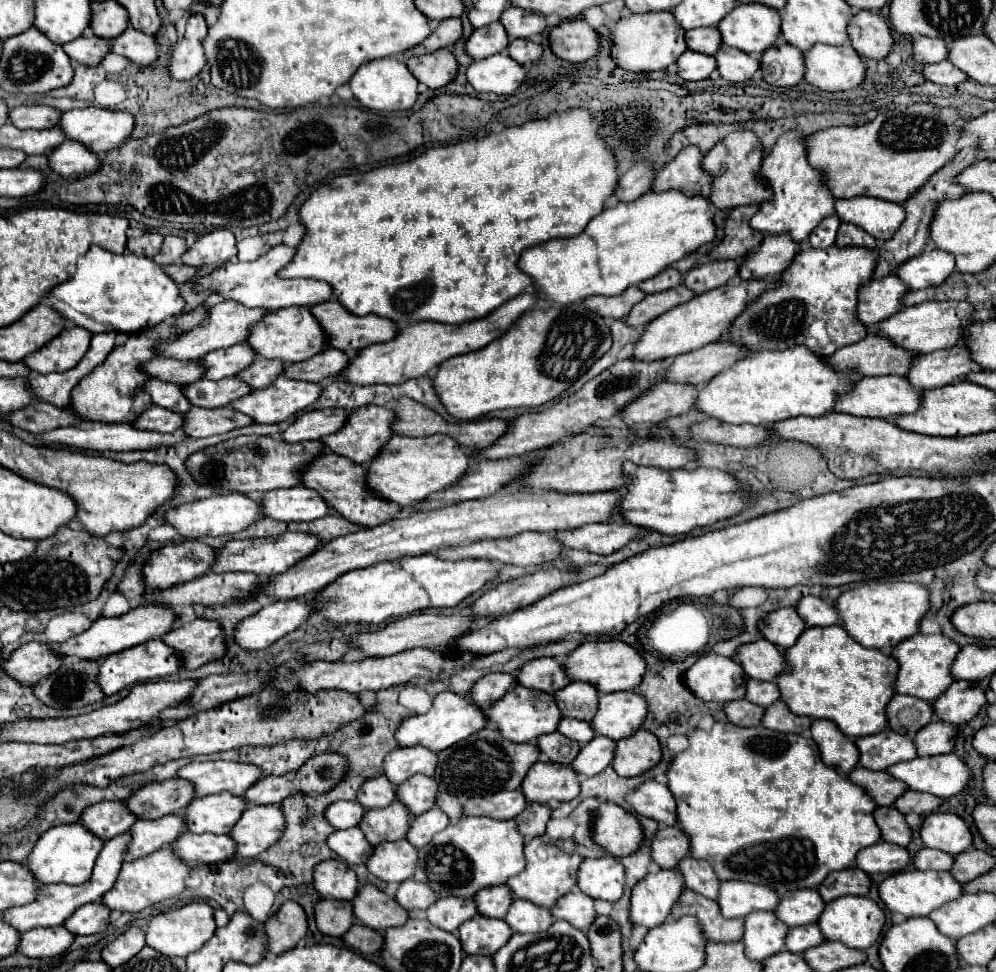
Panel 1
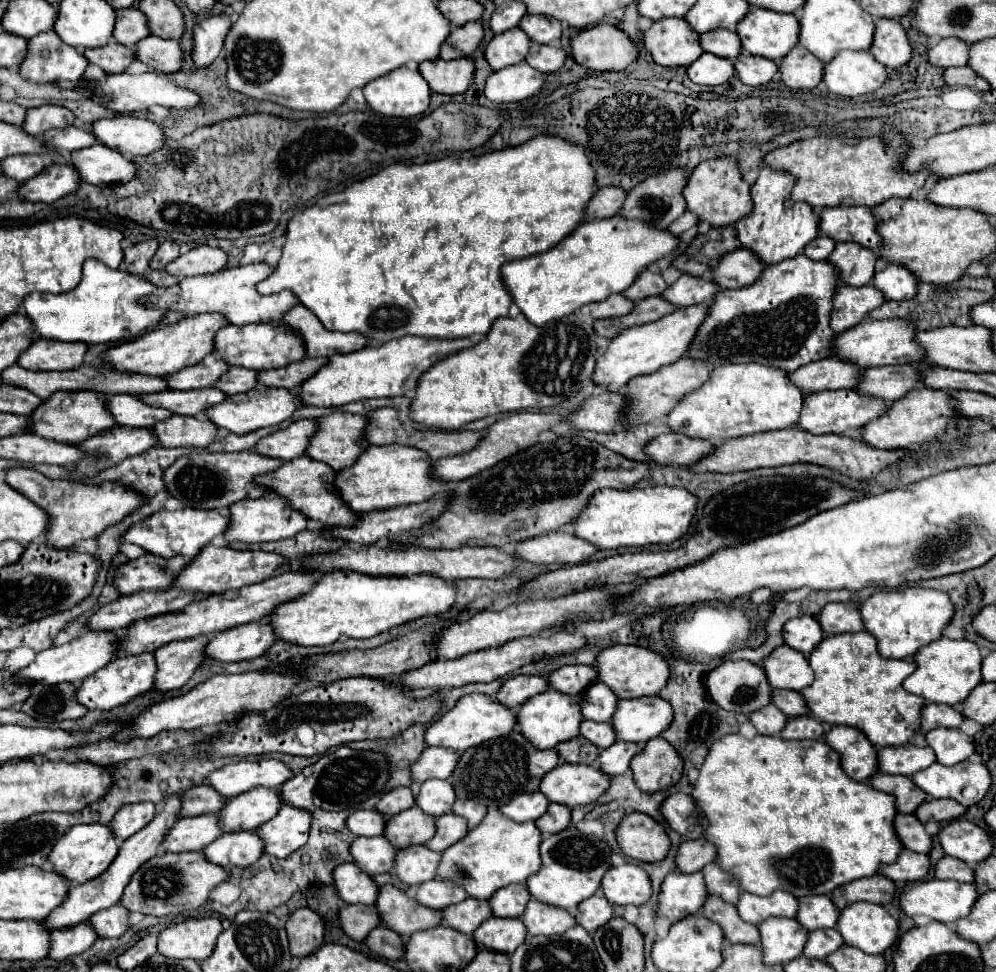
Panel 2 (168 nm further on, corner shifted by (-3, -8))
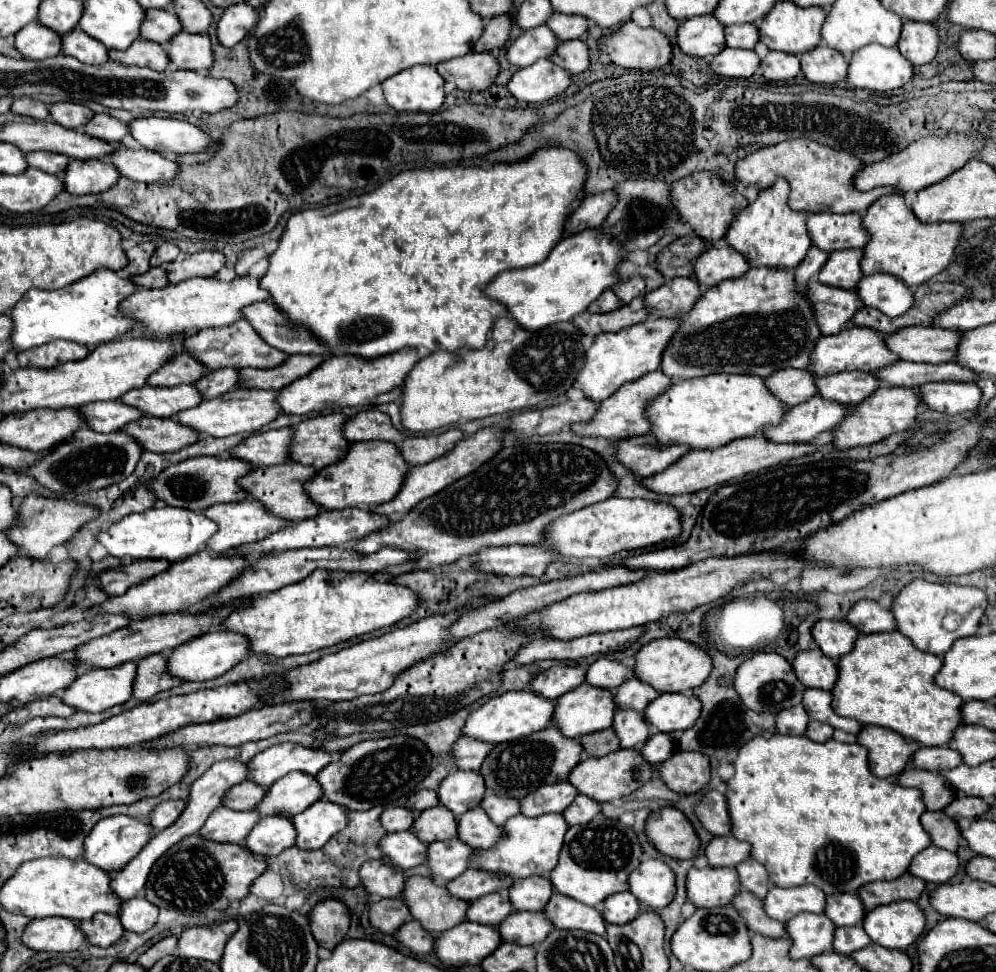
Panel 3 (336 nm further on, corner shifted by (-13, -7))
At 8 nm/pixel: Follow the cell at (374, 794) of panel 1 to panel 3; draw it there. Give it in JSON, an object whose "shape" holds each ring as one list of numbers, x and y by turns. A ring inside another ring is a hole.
{"shape":[[420,790,416,792,414,796,410,796,406,808,410,810,416,810,416,812,422,812,426,808,432,808,432,806,438,806,438,794,434,790]]}

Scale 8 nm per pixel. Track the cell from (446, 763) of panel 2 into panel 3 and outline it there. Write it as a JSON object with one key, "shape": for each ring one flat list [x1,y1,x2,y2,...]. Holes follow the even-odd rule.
{"shape":[[462,736,454,744,454,750,452,750,452,754,456,756,458,770,478,770,478,766,482,766,486,754,490,754,492,748,494,748,494,744]]}

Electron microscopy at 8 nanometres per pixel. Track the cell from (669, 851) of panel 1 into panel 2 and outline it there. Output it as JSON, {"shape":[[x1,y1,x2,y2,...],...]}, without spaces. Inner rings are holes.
{"shape":[[704,837,694,841,682,841,676,851,676,869,680,873,696,873,704,865,712,863,716,857,716,847,704,841]]}

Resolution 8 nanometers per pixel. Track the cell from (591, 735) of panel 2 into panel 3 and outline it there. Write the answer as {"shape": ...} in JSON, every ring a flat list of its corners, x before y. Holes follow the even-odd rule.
{"shape":[[618,710,614,716,614,730,622,748,642,746,650,738,650,724,644,720,644,714,636,710]]}

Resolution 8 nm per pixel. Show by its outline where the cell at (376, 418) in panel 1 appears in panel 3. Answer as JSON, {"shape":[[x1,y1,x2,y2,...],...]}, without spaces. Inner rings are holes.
{"shape":[[326,414,292,426,290,460,316,470,338,462,350,446,342,436,344,422,344,414]]}

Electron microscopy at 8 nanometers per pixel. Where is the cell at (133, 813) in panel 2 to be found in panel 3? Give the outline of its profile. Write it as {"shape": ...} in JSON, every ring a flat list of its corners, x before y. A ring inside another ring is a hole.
{"shape":[[168,800,168,802,162,802,160,806,156,806,148,820,154,826,154,830,160,832,160,830,172,826,184,808,186,808,186,800]]}

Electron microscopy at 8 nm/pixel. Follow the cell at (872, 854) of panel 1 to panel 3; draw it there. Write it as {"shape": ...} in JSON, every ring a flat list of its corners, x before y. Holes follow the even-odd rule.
{"shape":[[932,844,912,860,910,874,932,884,946,884,958,874,958,868,960,860,954,852,942,850]]}

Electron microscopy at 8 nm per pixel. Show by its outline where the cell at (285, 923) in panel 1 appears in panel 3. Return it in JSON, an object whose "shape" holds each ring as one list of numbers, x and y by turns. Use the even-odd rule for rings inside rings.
{"shape":[[328,898,314,906,310,912,312,934,320,946,334,950,350,928,350,910,338,898]]}

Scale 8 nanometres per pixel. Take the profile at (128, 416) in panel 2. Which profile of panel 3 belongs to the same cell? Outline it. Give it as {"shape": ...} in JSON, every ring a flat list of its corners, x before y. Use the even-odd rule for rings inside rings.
{"shape":[[120,400,114,402,90,402,82,408,82,418,86,418,86,426,96,432,118,432,128,422,142,418,142,412,132,406,124,406]]}

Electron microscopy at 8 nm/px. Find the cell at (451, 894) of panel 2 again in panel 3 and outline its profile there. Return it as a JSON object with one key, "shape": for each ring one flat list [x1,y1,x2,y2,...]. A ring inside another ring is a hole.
{"shape":[[470,868,456,880,448,882,446,888,450,890,452,896,474,902,486,894,492,894,498,890,508,890,512,884,514,884,512,878,498,878,498,874,486,874,486,870]]}

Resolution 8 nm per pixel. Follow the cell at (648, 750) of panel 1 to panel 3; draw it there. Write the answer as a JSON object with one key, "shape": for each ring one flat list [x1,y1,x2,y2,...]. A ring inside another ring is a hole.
{"shape":[[676,750,674,756,660,766,660,776,670,790,678,794,696,794,710,782,710,760,702,752,682,752]]}

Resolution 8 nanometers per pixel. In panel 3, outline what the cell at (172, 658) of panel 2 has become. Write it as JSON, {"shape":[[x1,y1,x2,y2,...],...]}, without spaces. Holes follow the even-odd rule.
{"shape":[[152,654,152,656,138,660,132,698,148,702,158,692,170,690,178,684,182,684,182,682,176,678,170,678,170,674,166,674,166,654]]}

